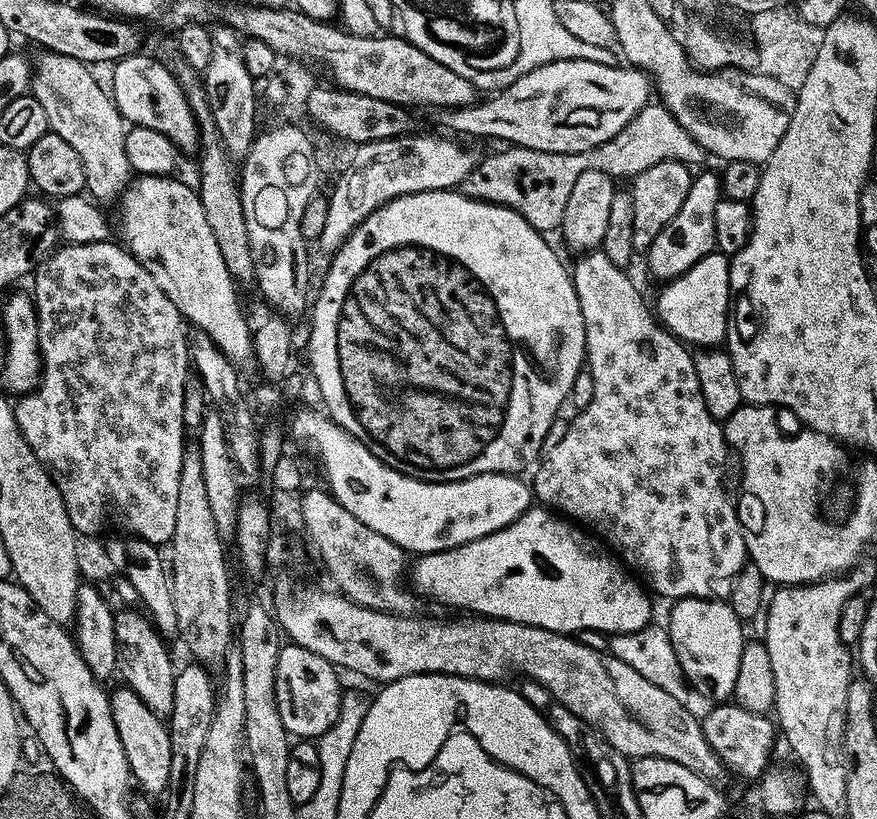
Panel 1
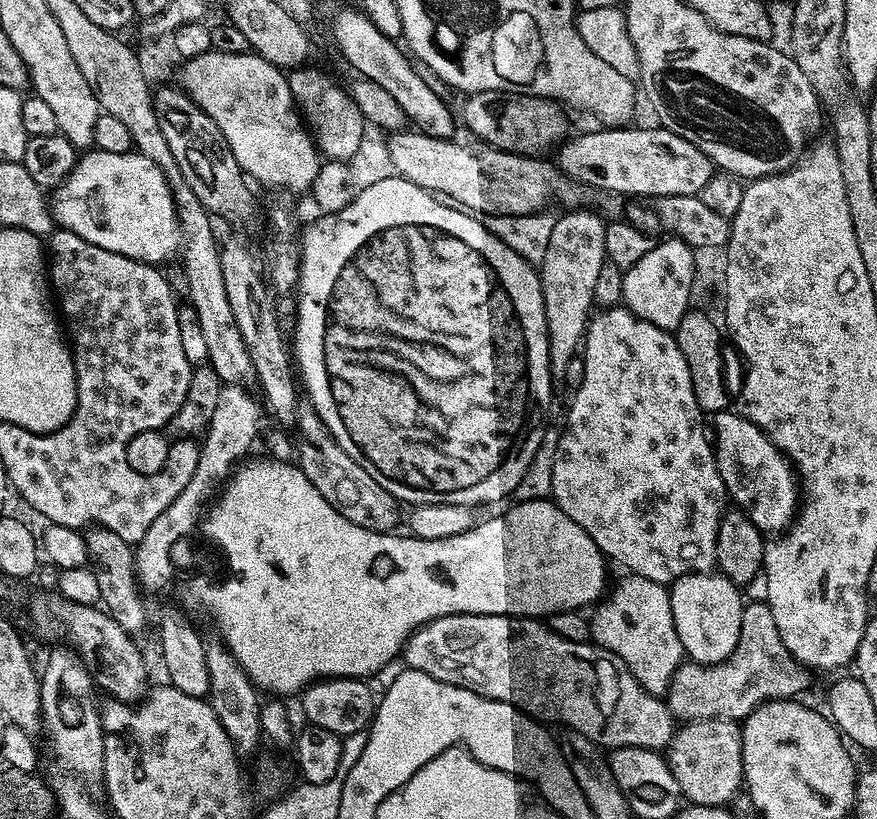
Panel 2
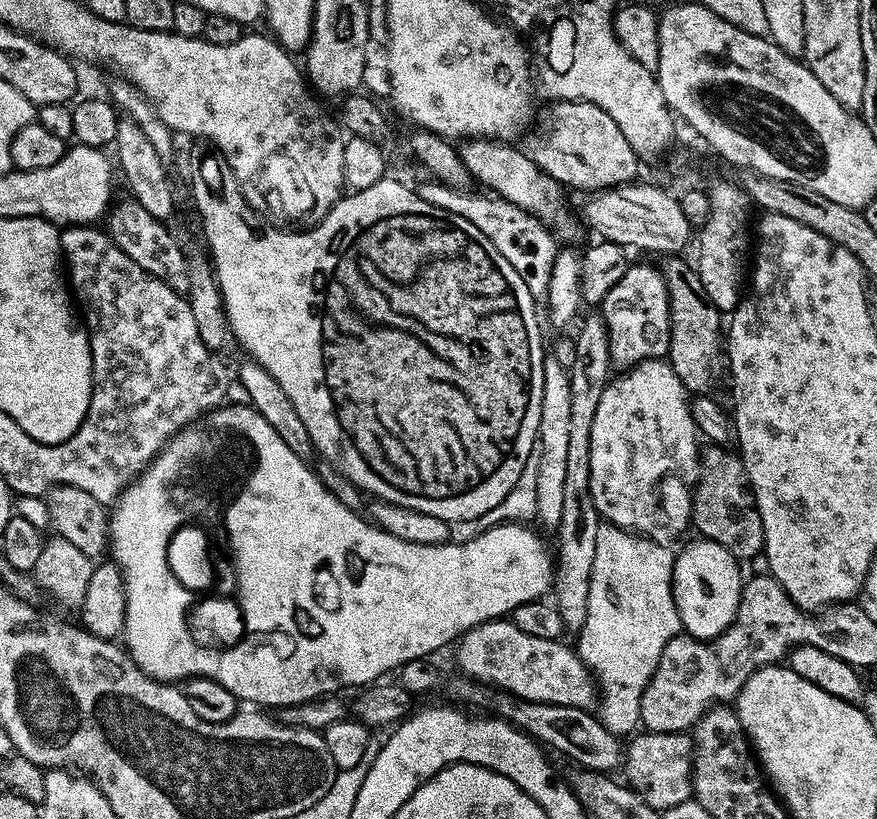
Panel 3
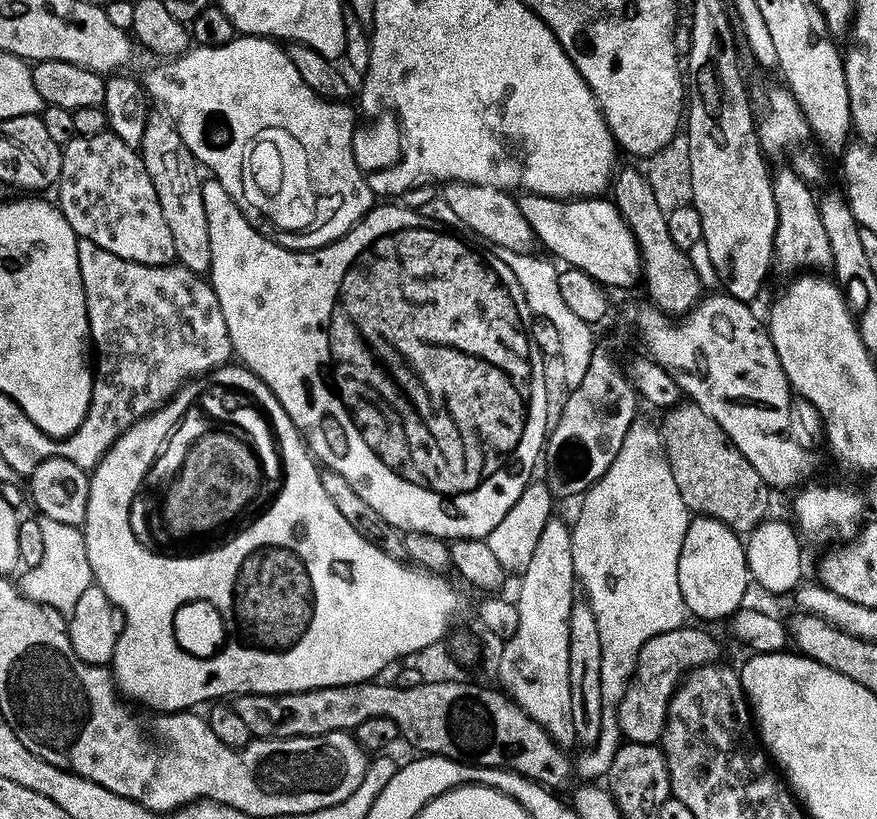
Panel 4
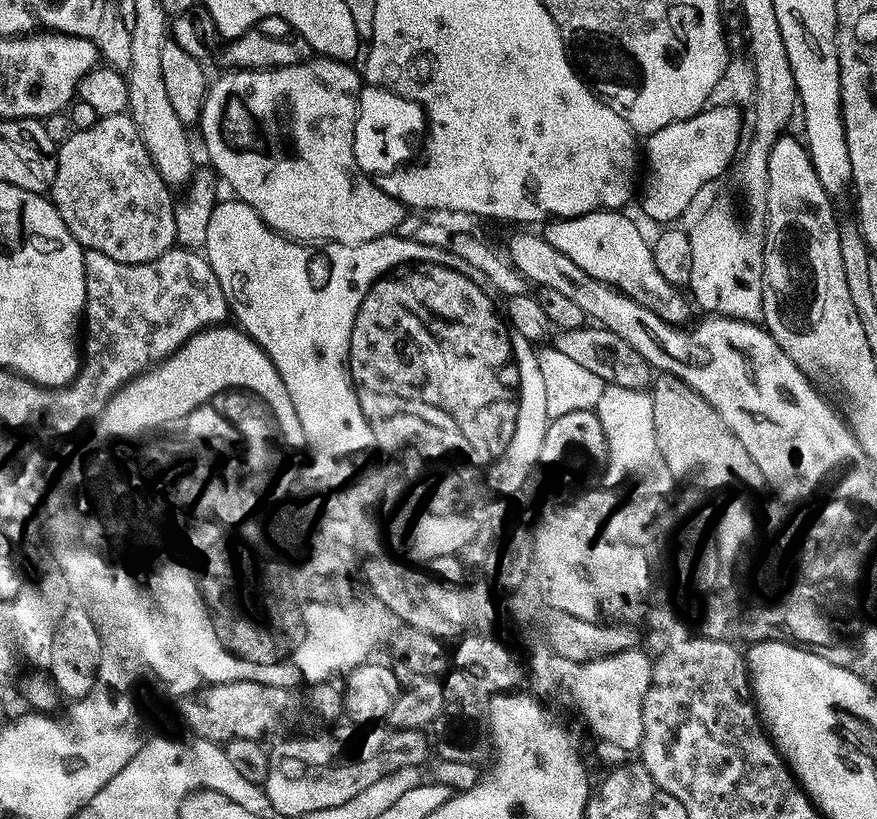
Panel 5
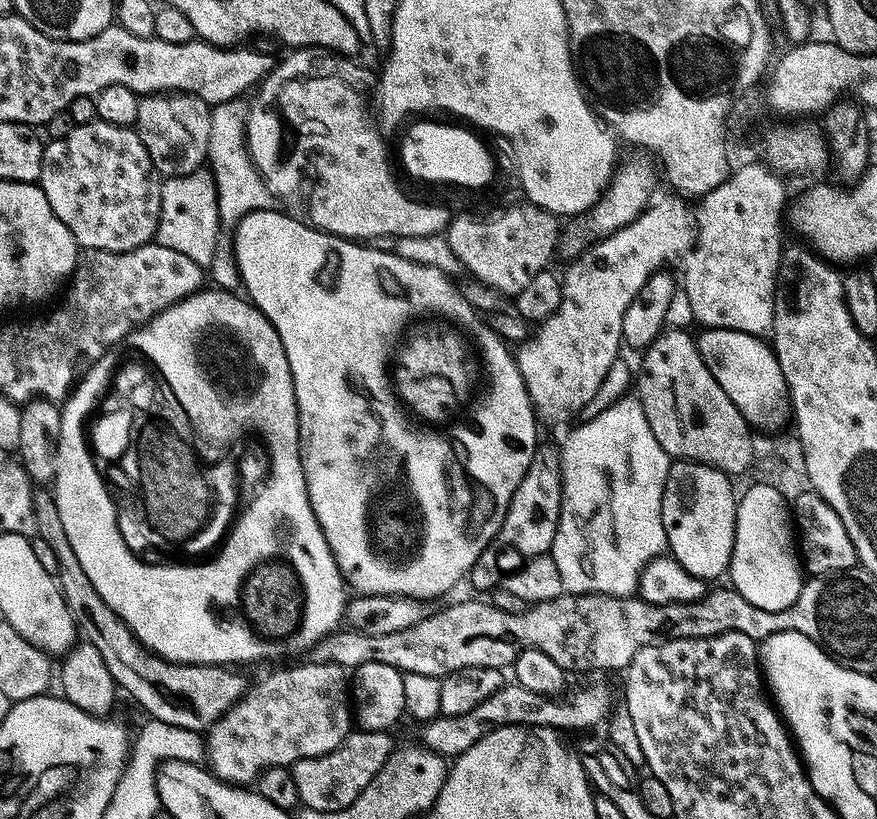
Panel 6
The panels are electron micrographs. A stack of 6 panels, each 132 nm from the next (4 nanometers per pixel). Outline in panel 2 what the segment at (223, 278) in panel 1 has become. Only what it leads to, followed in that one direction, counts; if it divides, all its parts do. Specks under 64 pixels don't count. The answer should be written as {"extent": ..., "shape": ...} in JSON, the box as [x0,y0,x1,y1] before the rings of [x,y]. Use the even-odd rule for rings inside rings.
{"extent":[50,150,181,266],"shape":[[[92,150],[81,155],[70,178],[66,178],[64,185],[55,189],[50,207],[53,221],[63,231],[78,234],[78,238],[94,246],[102,246],[102,250],[110,250],[110,254],[122,254],[131,260],[153,266],[164,266],[167,260],[175,256],[177,259],[181,255],[180,219],[176,213],[172,187],[168,184],[166,174],[162,174],[154,162],[135,150],[130,154],[106,154]]]}

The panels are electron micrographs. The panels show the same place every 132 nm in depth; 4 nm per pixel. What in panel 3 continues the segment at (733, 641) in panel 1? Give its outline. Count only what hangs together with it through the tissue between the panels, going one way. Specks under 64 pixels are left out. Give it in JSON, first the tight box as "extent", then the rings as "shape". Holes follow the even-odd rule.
{"extent":[672,538,746,642],"shape":[[[696,538],[684,553],[681,551],[677,555],[672,593],[687,635],[711,642],[732,627],[740,612],[740,601],[746,587],[746,576],[740,573],[740,568],[741,561],[736,560],[730,550],[703,538]]]}

